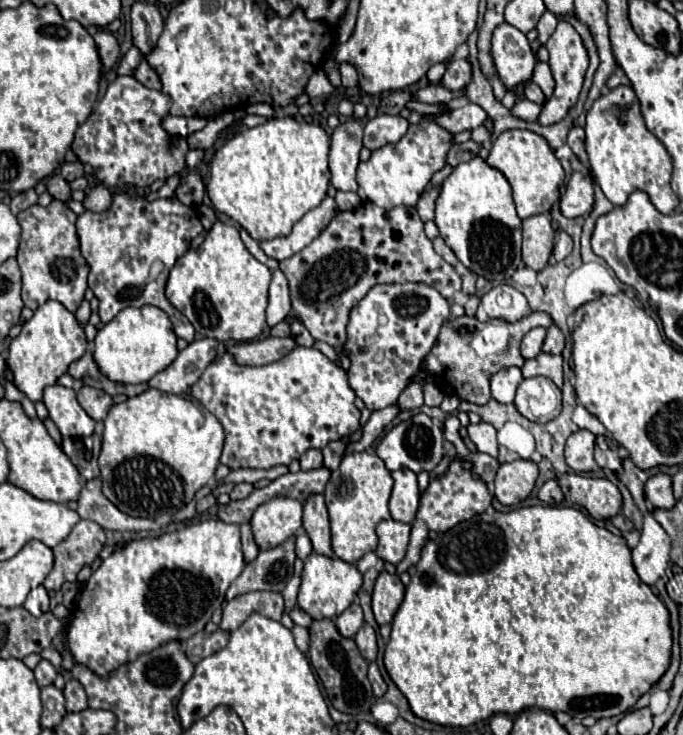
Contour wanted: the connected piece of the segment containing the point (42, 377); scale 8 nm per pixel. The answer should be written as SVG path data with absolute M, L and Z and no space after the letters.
M59 301L43 303L9 345L7 363L15 375L15 387L23 391L31 401L39 401L43 397L43 389L53 385L59 375L65 375L69 363L83 357L87 347L89 343L85 331L75 313L65 309Z

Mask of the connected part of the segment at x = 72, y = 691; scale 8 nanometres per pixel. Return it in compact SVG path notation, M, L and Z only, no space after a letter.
M69 679L65 683L63 695L65 695L65 701L67 701L65 703L67 711L83 711L83 709L87 709L87 695L85 695L83 685L77 679Z

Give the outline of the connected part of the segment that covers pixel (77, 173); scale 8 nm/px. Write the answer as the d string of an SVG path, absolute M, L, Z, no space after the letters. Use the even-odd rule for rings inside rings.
M75 161L75 163L65 163L65 165L61 167L61 175L63 175L65 181L71 183L73 179L83 177L83 175L85 175L85 169L83 169L83 165L81 165L79 161Z

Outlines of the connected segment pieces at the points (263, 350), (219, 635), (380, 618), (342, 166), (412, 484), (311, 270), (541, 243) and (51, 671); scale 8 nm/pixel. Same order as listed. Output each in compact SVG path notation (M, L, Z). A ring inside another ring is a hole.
M263 337L249 343L237 343L227 345L227 351L233 355L235 363L239 365L267 365L283 355L287 355L297 343L291 337L279 339L279 337Z
M217 629L215 633L211 633L211 635L205 637L205 645L203 645L205 653L203 653L203 655L211 655L211 653L219 651L221 647L225 647L227 641L229 641L229 635L227 635L225 631L219 631L219 629Z
M383 571L377 577L373 589L373 613L379 625L393 621L393 615L399 609L403 595L405 595L405 587L397 575Z
M347 119L331 135L329 171L331 185L339 191L357 191L357 163L363 147L363 125L357 119Z
M399 469L391 473L395 485L389 501L389 511L395 521L413 523L413 515L419 507L419 485L417 475L409 469Z
M361 203L357 209L339 211L311 245L283 259L279 269L289 279L293 315L315 339L335 349L345 341L345 323L349 321L351 307L377 283L423 281L447 299L453 299L453 293L461 289L461 277L433 251L415 207L385 211L373 207L373 203Z
M535 215L523 221L523 261L527 267L541 271L553 251L555 229L547 215Z
M41 659L39 665L37 665L33 671L35 671L35 679L37 679L37 685L39 685L39 687L51 685L51 683L55 681L55 677L59 675L57 669L55 669L49 661L45 661L45 659Z

